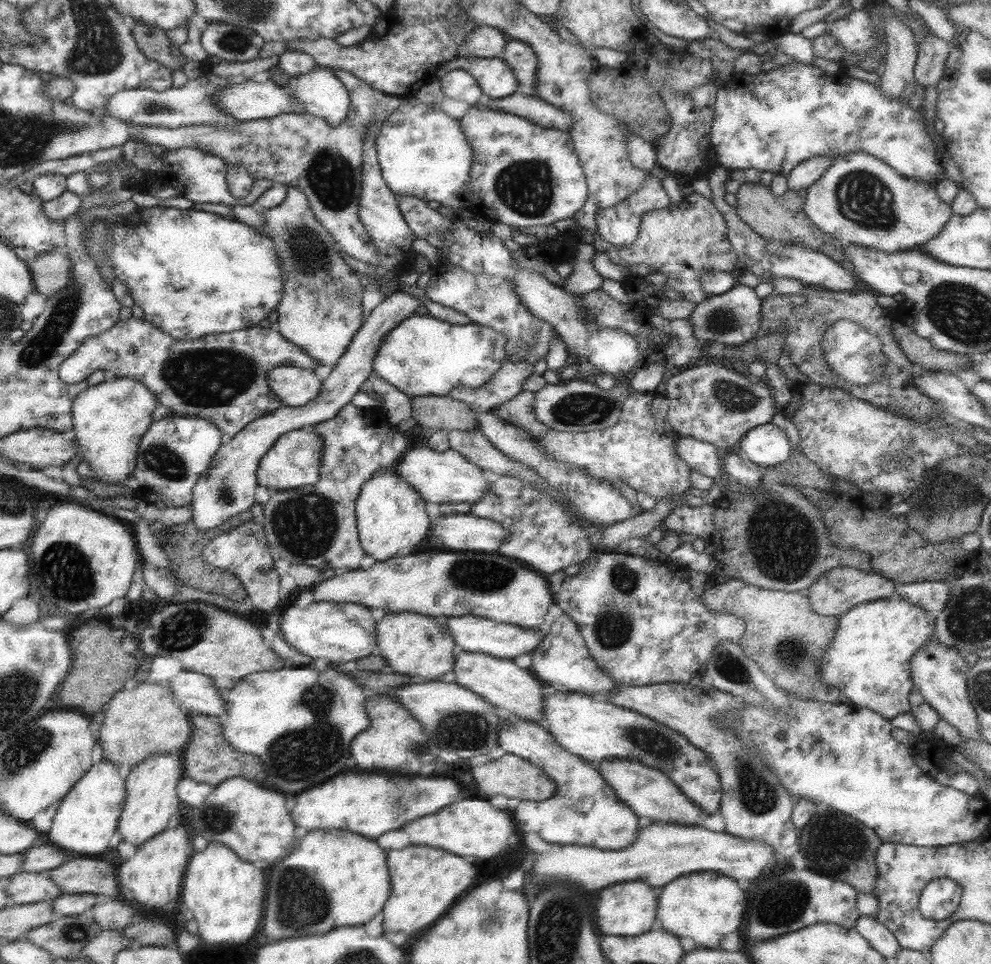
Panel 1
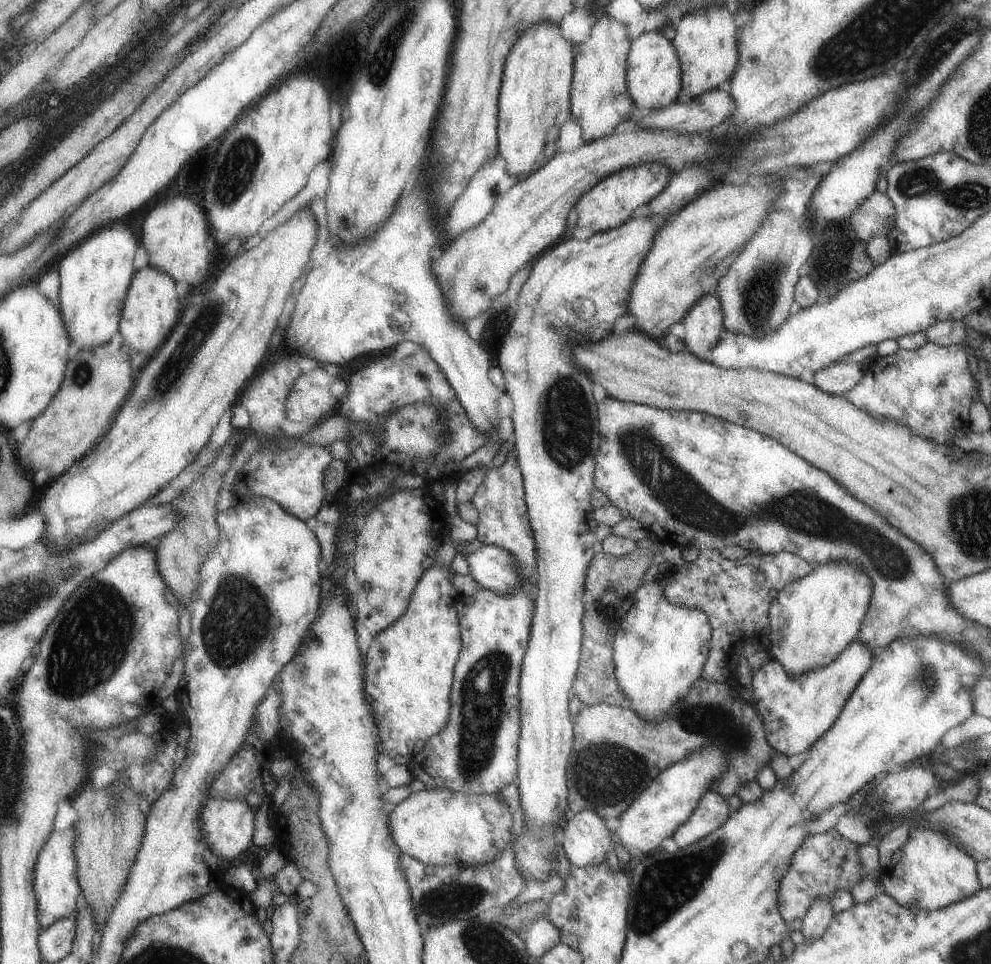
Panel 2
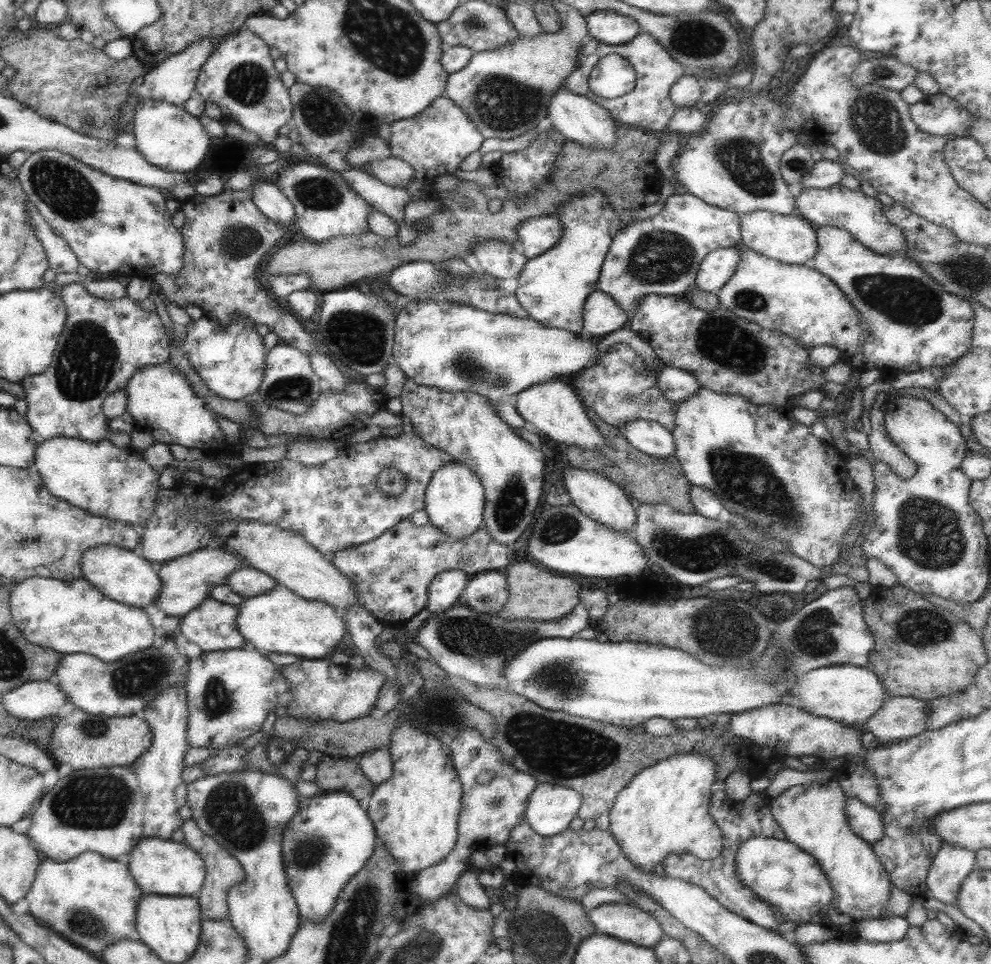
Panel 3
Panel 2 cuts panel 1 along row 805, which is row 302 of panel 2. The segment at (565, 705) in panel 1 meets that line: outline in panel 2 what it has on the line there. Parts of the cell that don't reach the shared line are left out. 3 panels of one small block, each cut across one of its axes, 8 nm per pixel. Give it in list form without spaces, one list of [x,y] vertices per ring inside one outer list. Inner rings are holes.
[[[711,292],[701,294],[701,298],[697,298],[693,306],[689,306],[689,310],[679,322],[685,330],[685,352],[693,354],[695,358],[705,356],[705,352],[715,346],[723,332],[723,312],[719,306],[719,298]]]

